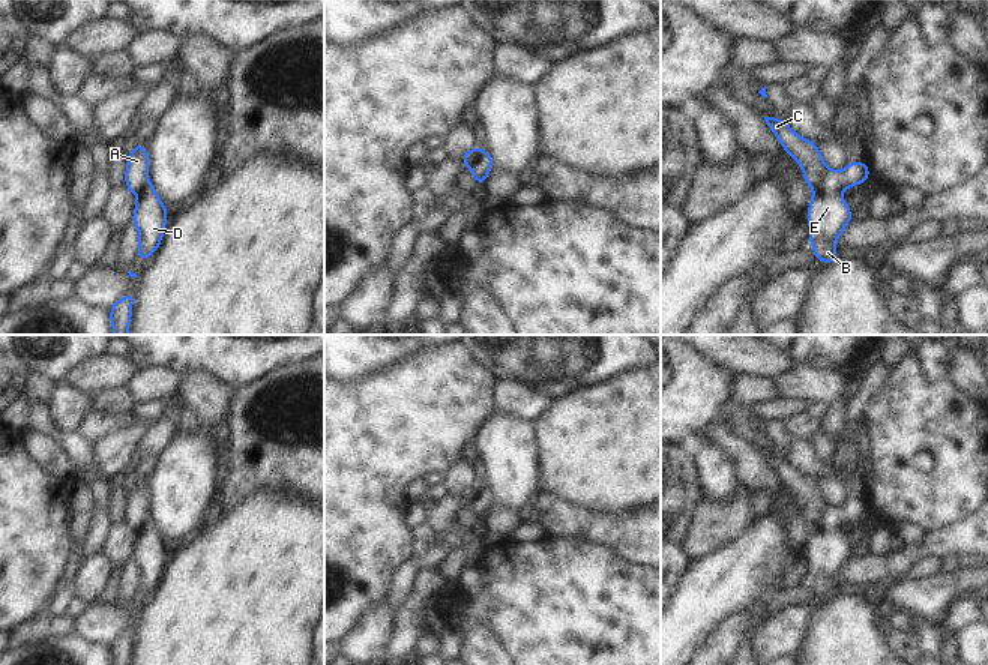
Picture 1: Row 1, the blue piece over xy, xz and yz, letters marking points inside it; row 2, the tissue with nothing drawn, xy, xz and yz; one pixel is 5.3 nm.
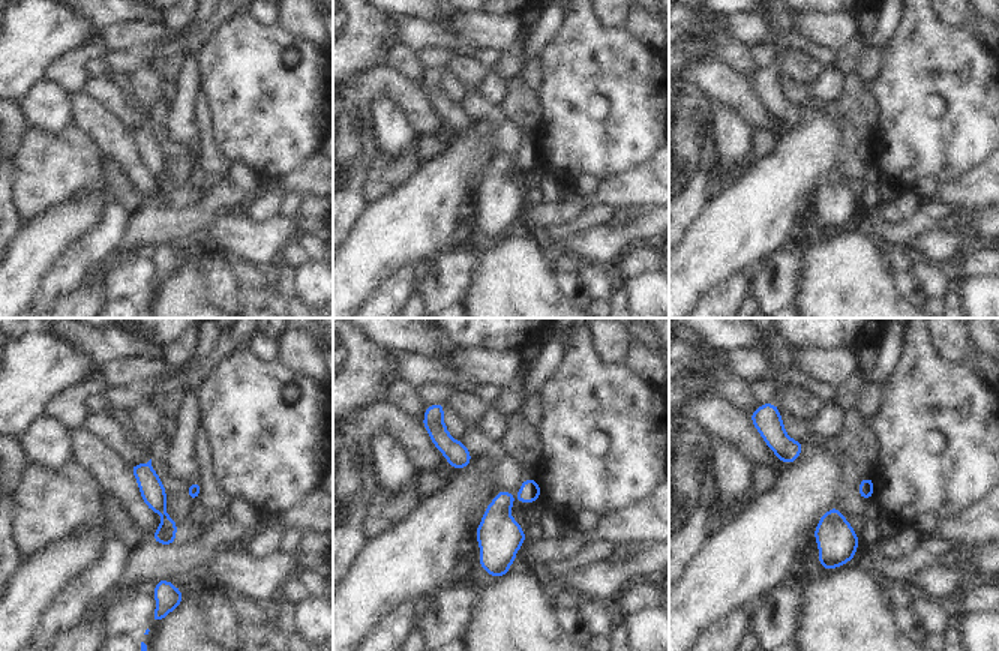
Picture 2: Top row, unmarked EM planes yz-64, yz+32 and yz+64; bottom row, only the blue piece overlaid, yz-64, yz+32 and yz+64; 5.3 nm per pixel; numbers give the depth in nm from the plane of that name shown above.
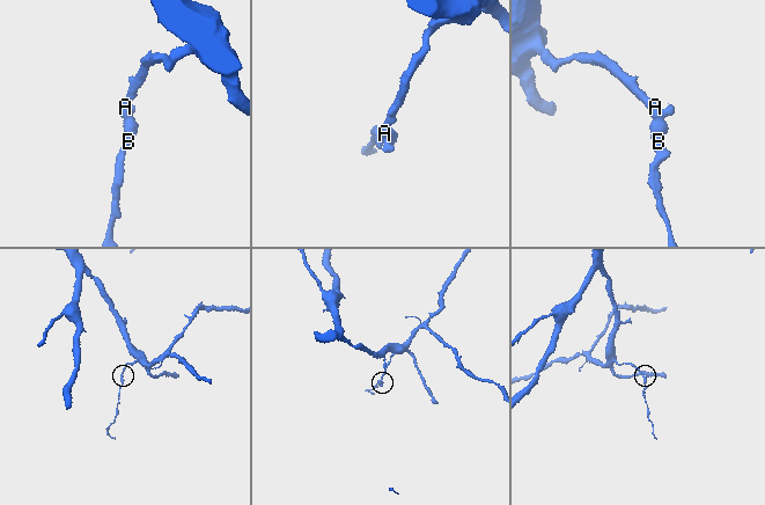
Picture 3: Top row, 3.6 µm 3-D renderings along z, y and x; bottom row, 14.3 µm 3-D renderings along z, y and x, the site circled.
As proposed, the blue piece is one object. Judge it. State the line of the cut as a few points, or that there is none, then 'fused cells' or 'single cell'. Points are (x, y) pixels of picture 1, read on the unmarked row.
cut in yz along (828, 505), (823, 515), (813, 524); fused cells

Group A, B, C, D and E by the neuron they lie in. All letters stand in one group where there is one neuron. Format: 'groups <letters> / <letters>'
groups A C / B D E

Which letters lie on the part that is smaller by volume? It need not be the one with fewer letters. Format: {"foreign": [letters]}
{"foreign": ["B", "D", "E"]}

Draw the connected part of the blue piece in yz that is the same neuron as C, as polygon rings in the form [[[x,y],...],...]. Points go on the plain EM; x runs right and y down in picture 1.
[[[764,453],[764,456],[788,492],[794,494],[799,498],[806,521],[809,524],[817,524],[827,509],[827,501],[821,494],[818,482],[814,477],[797,471],[788,462],[787,456],[779,456],[775,453]]]

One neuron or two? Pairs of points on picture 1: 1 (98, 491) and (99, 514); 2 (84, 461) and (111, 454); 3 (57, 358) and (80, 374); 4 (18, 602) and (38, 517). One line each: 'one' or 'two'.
1: one
2: two
3: two
4: one

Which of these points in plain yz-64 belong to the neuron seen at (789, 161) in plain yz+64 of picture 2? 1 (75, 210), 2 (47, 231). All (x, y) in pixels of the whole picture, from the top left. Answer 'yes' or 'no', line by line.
1: yes
2: yes

